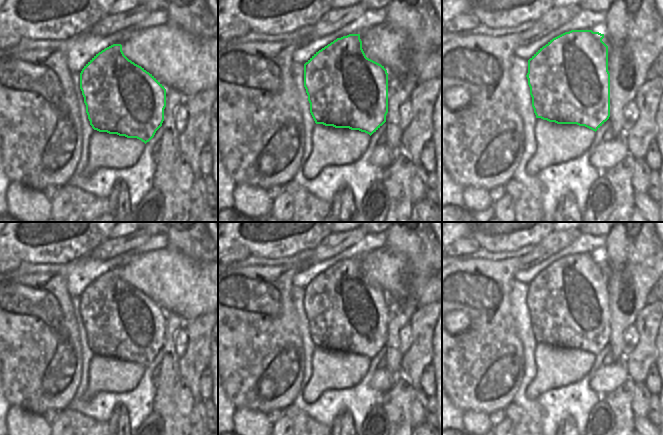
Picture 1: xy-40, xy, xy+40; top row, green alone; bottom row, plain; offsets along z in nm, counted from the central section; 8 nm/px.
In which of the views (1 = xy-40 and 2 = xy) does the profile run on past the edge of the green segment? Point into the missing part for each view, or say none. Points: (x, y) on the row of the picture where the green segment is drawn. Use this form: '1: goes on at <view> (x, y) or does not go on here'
1: does not go on here
2: does not go on here

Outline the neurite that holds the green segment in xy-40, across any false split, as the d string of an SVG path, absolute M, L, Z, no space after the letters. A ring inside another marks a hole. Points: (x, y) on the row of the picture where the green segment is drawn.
M121 44L105 48L84 66L80 73L80 89L94 130L137 138L146 144L162 126L166 89L152 74L129 60Z

